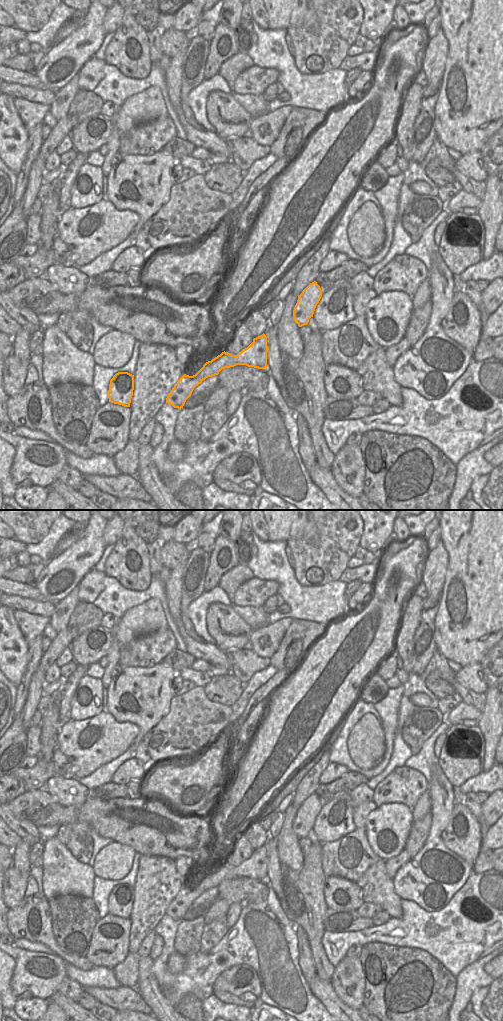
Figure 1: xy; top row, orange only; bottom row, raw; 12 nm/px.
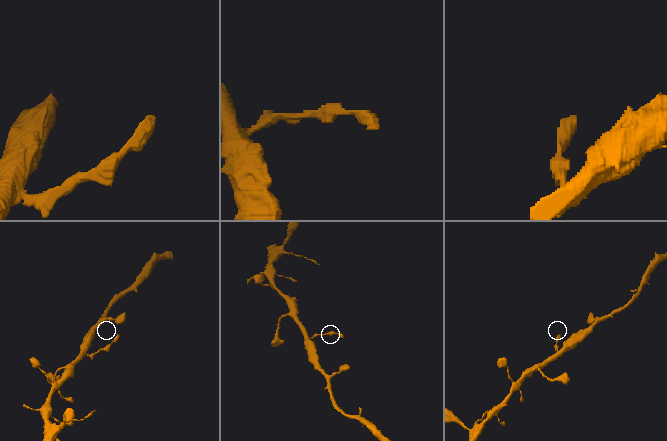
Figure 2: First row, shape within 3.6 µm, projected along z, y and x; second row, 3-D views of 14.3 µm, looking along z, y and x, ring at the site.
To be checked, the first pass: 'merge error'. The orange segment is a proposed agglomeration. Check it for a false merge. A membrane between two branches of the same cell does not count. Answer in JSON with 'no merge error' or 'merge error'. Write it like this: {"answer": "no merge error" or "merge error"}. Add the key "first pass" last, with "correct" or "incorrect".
{"answer": "merge error", "first pass": "correct"}

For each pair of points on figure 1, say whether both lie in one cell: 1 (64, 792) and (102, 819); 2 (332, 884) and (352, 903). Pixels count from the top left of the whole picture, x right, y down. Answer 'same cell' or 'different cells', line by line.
1: different cells
2: same cell

